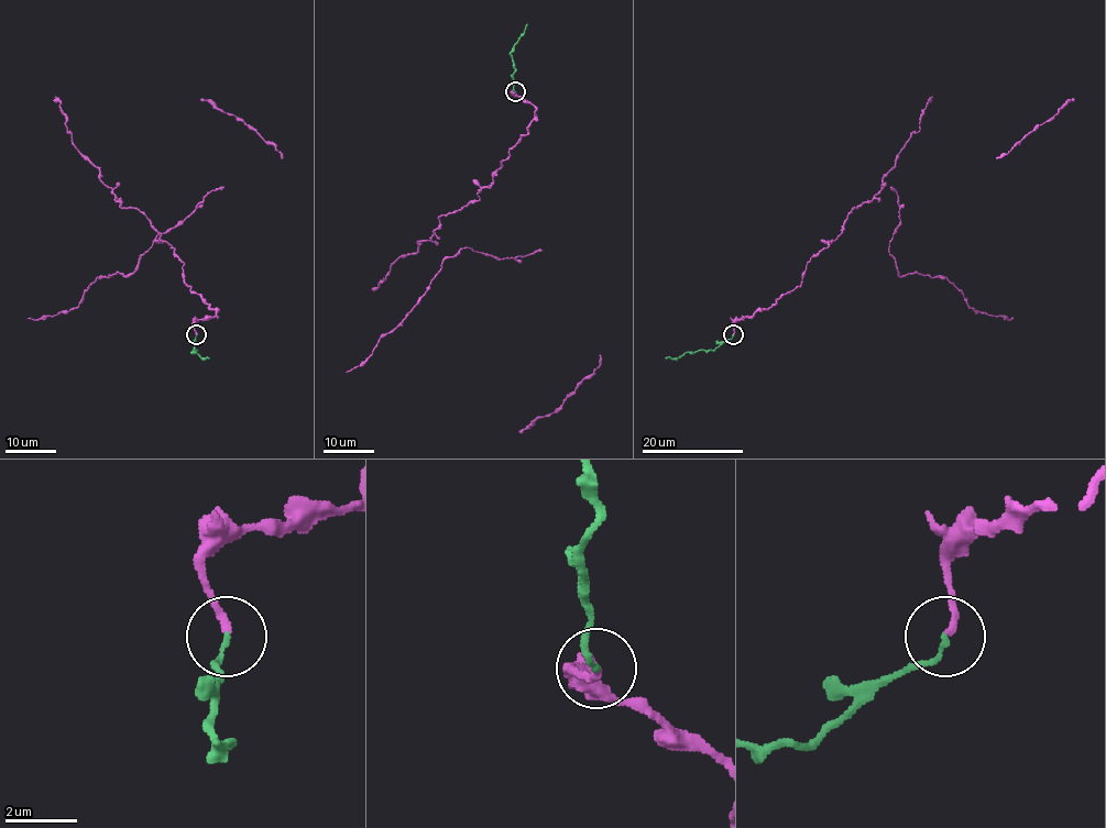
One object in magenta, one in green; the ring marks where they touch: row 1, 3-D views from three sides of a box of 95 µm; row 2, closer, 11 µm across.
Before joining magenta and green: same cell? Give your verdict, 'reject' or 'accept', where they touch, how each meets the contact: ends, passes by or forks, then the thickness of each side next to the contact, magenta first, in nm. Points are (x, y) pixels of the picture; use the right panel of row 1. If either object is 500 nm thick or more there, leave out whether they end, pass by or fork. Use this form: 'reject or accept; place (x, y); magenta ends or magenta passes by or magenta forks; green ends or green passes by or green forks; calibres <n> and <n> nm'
accept; place (733, 334); magenta ends; green ends; calibres 200 and 140 nm

